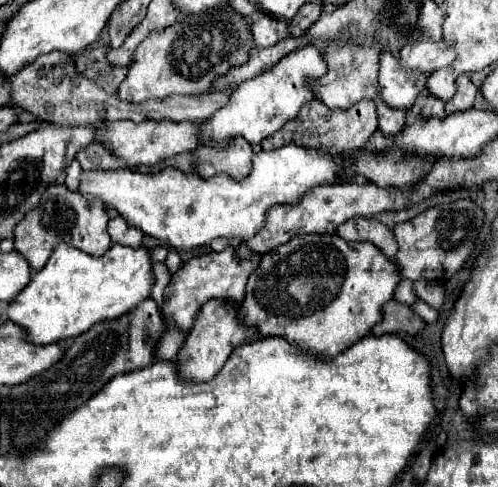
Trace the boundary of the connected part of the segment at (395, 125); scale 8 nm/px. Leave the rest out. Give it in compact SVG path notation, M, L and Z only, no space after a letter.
M381 98L375 100L377 104L377 116L379 116L379 130L385 138L391 138L395 134L401 132L401 128L405 128L405 114L407 110L405 108L391 108L391 106L385 106L385 102Z

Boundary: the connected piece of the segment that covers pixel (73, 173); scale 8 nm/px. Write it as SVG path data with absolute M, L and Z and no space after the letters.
M73 160L69 166L67 166L67 178L65 178L65 184L71 192L77 192L79 190L79 182L81 182L81 166L77 160Z

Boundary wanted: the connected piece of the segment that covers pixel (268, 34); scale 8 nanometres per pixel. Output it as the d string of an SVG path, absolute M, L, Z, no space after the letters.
M259 14L251 26L253 36L255 36L255 46L257 48L269 48L275 46L279 40L289 36L287 22L281 18L271 18L269 14Z

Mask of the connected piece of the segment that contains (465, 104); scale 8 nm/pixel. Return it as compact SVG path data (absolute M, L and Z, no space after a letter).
M463 74L463 76L457 78L457 86L459 86L457 94L445 104L445 112L447 112L447 114L453 114L453 112L457 112L457 110L473 108L473 104L475 104L477 88L475 88L475 84L469 80L467 74Z

